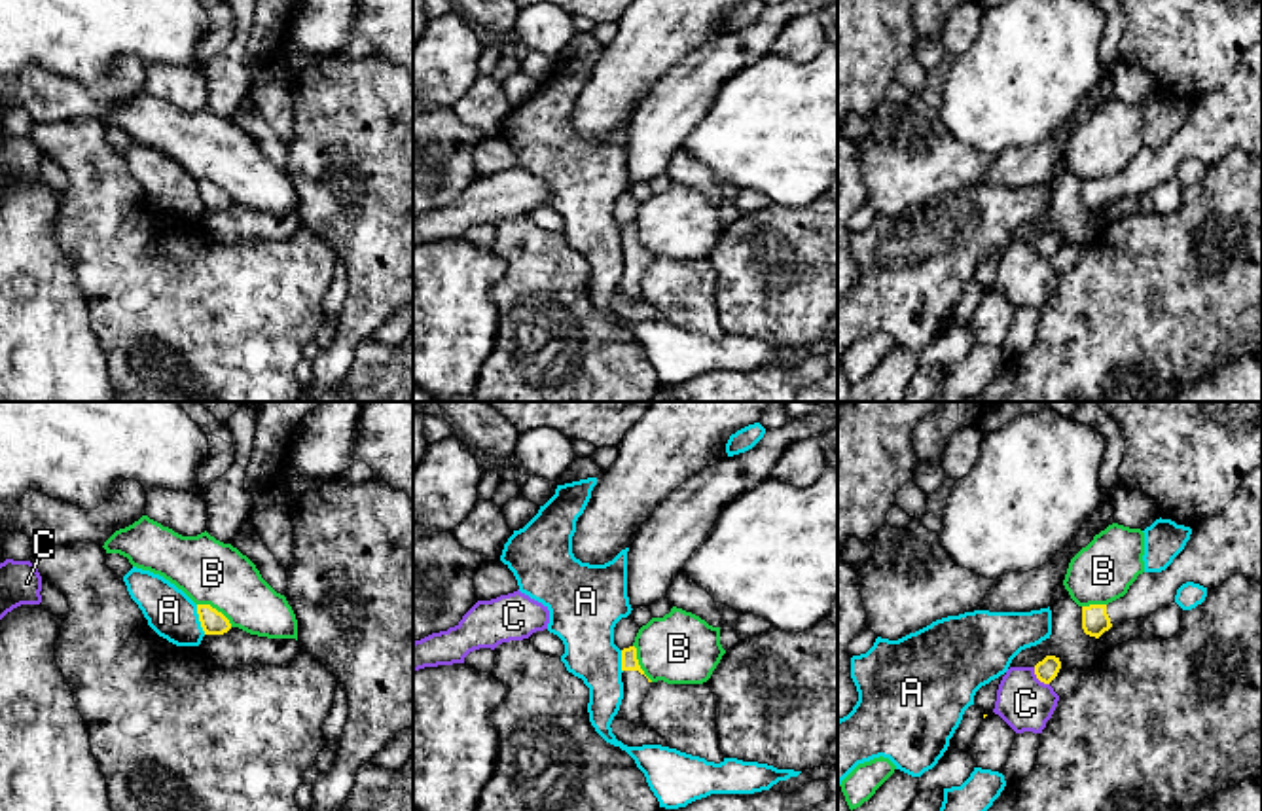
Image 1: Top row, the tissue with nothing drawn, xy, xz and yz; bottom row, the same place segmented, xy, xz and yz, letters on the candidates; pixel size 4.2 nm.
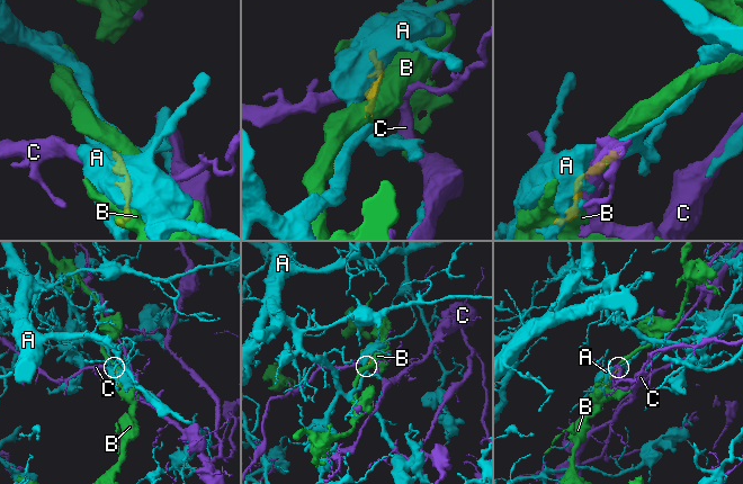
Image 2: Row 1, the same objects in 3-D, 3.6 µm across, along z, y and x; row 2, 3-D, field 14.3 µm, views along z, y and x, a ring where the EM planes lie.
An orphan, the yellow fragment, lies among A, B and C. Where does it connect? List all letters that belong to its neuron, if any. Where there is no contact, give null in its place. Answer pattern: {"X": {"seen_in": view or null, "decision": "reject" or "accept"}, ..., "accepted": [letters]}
{"A": {"seen_in": "xy", "decision": "reject"}, "B": {"seen_in": "xy", "decision": "reject"}, "C": {"seen_in": "yz", "decision": "reject"}, "accepted": []}

